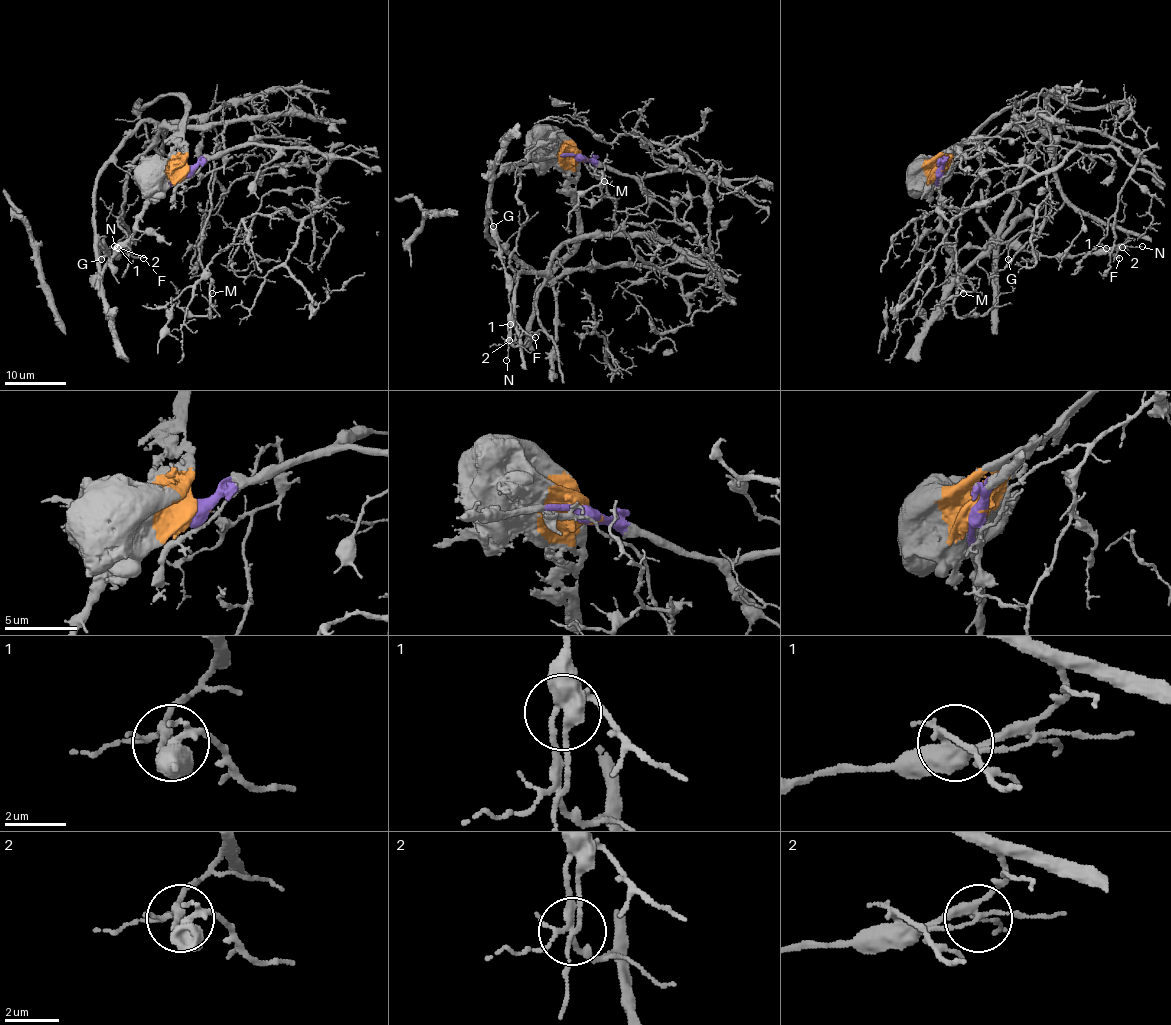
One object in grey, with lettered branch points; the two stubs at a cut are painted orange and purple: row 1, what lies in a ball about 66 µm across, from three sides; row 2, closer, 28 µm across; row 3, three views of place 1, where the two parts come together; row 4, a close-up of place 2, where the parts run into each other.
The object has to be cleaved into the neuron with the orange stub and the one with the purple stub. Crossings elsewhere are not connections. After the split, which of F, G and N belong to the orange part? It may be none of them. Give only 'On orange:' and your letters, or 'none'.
On orange: F

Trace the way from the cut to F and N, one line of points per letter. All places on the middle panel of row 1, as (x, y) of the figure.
F: (579, 157), (576, 242), (526, 342), (546, 277), (518, 276), (509, 342), (512, 322), (535, 337)
N: (579, 157), (517, 161), (492, 179), (492, 236), (498, 244), (508, 284), (511, 339), (506, 360)

